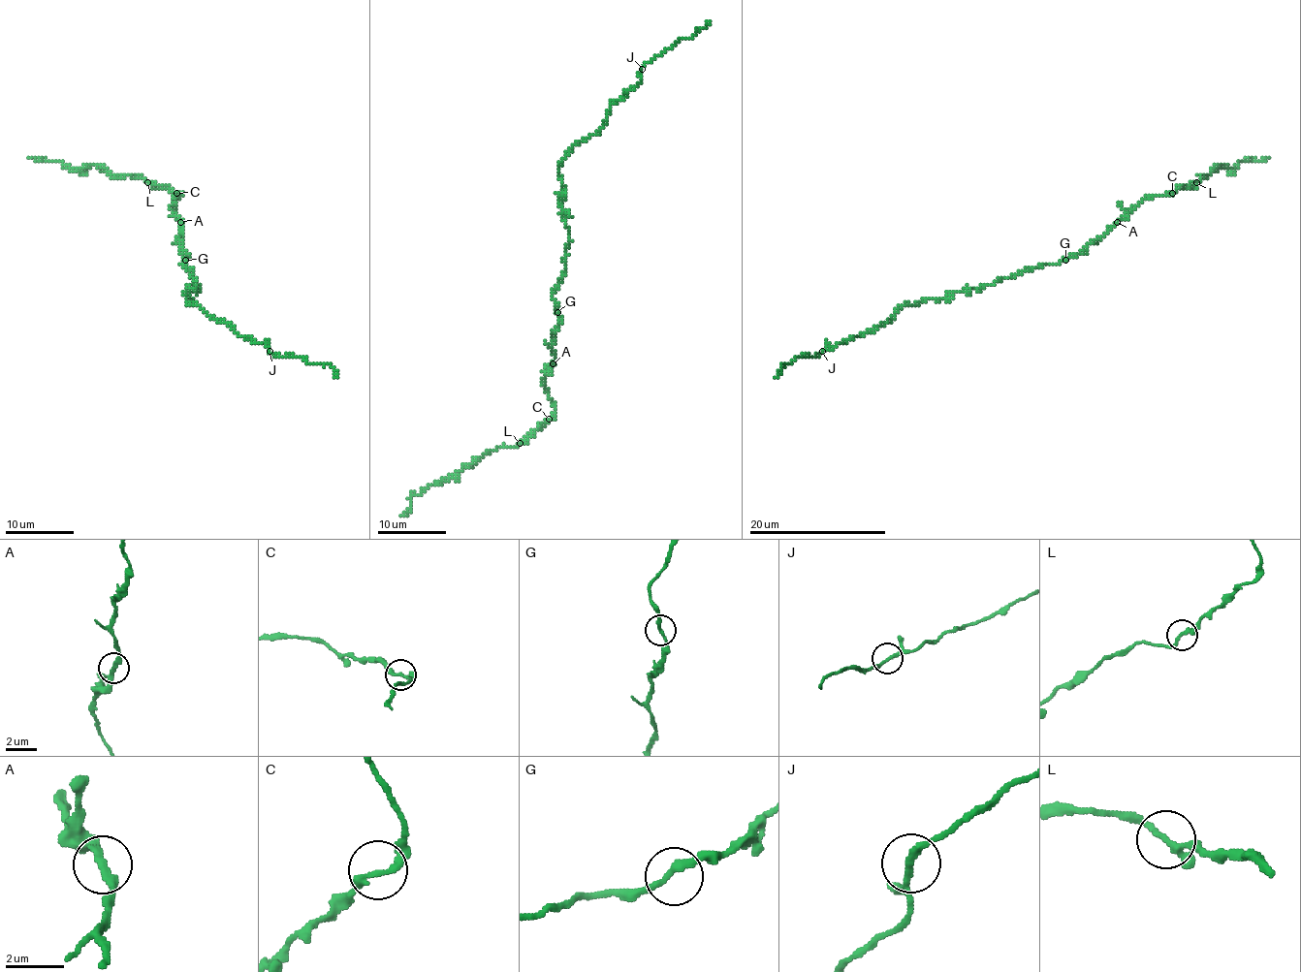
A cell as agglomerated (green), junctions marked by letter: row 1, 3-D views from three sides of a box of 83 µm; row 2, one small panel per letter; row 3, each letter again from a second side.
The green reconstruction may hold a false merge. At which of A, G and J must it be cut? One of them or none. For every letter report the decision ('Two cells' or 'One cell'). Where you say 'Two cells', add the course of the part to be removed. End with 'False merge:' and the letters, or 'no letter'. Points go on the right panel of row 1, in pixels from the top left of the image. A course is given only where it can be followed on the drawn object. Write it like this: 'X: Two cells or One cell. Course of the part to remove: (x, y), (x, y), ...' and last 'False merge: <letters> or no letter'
A: One cell
G: One cell
J: One cell
False merge: no letter

